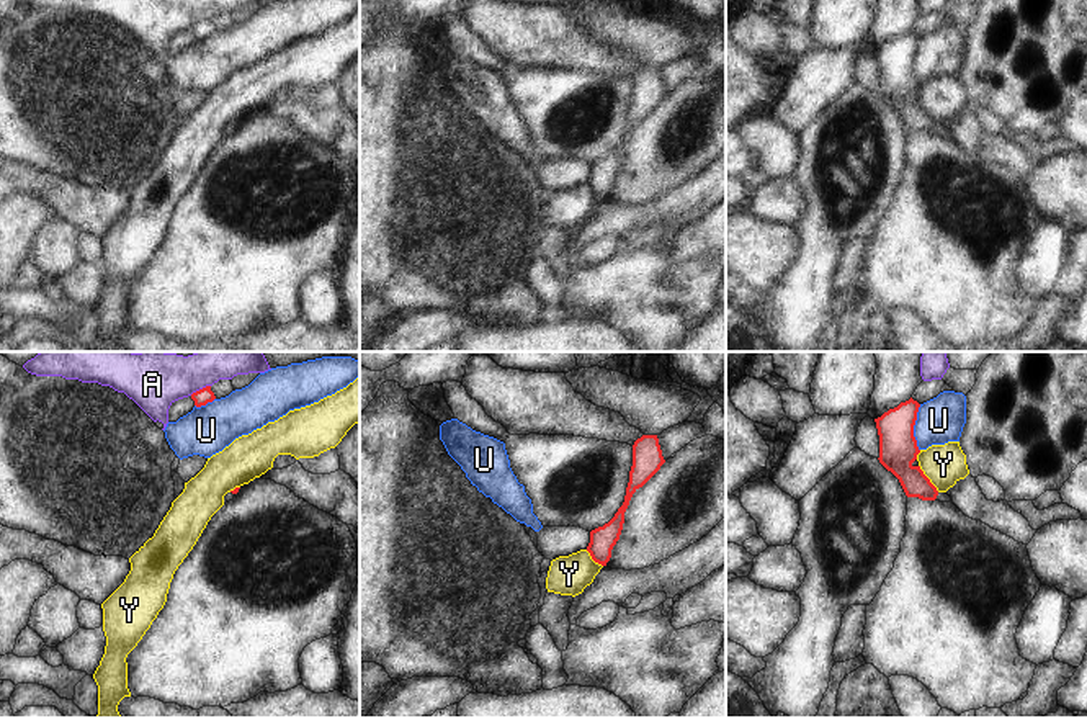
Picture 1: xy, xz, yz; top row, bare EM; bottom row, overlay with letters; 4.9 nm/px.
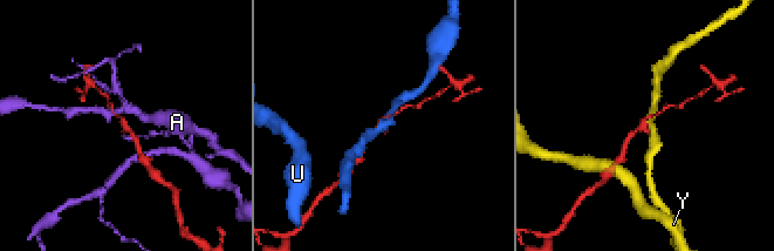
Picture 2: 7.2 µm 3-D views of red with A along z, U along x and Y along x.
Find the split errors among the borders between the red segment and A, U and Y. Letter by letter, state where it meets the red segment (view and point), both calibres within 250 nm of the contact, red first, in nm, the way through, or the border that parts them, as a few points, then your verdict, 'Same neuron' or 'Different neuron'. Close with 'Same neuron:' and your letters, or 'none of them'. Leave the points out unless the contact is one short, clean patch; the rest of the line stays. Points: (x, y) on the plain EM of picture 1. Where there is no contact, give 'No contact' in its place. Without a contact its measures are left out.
A: Touches red at xy (200, 23). Thickness 80 nm (red) against 220 nm. Boundary: xy (210, 18), (190, 28). Different neuron
U: Touches red at yz (912, 61). Thickness 190 nm (red) against 220 nm. Boundary: yz (921, 38), (914, 59), (914, 72), (919, 84). Different neuron
Y: Touches red at yz (927, 112). Thickness 190 nm (red) against 200 nm. Boundary: yz (919, 98), (939, 125). Different neuron
Same neuron: none of them.

